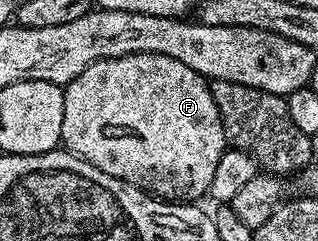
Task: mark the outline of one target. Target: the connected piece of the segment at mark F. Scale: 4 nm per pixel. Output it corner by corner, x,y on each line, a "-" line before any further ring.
131,53
90,63
90,67
86,67
86,71
82,71
82,75
78,75
70,84
64,86
60,140
67,152
73,153
75,157
80,157
83,161
89,161
94,167
98,167
98,171
102,171
106,175
114,175
114,179
122,179
126,183
152,194
153,197
169,203
192,203
200,199
196,197
205,196
214,179
218,159
222,159
226,148
222,119
218,107
214,103
211,84
190,67
186,67
186,63
178,63
178,59
170,59
170,55
161,53

